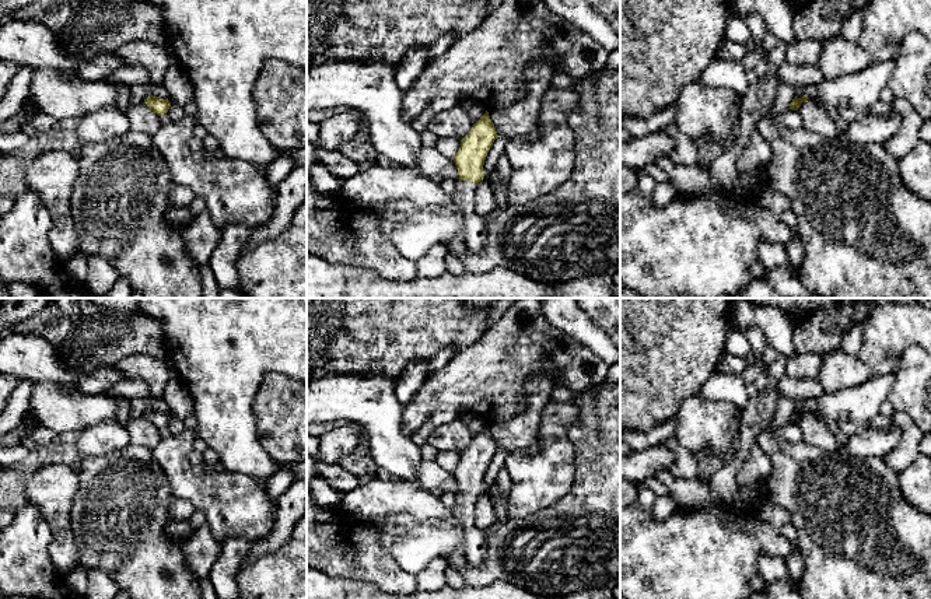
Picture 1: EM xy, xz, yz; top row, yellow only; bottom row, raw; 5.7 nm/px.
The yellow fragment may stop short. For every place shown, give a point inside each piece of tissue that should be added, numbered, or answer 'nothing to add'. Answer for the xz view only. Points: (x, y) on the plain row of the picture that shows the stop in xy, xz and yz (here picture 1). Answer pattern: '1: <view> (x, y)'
1: xz (413, 543)

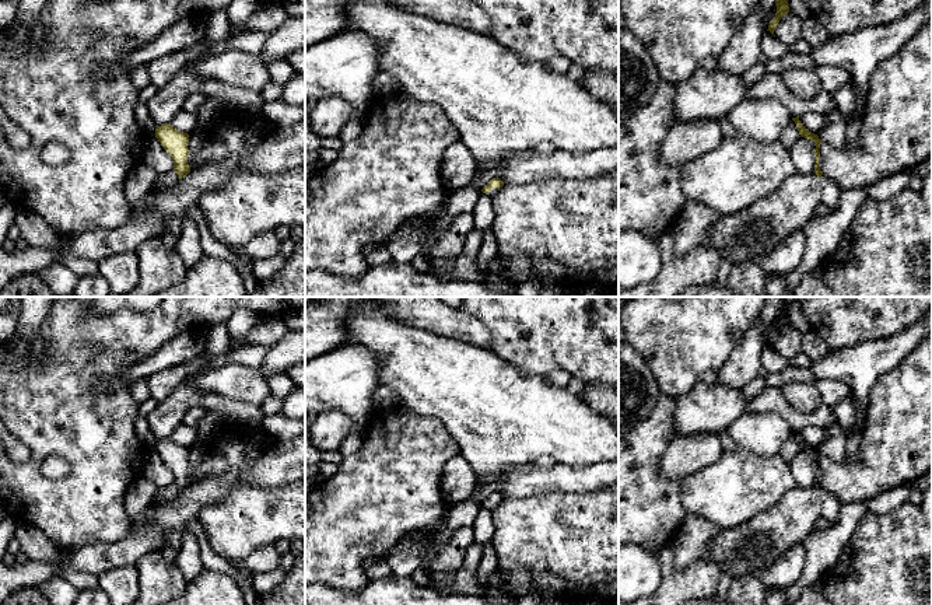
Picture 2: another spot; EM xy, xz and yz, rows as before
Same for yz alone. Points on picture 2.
1: yz (830, 504)

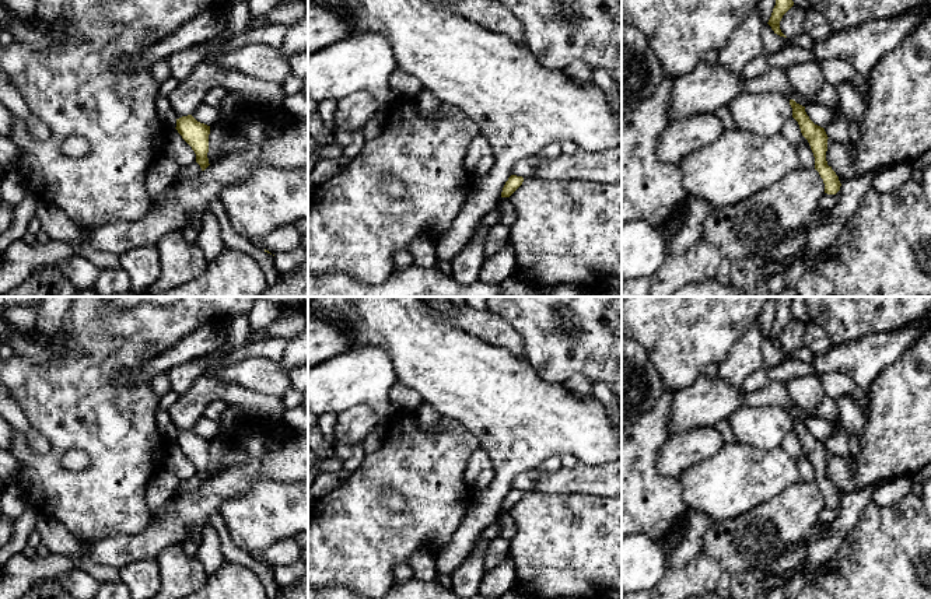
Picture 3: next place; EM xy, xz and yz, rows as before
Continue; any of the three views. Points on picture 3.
nothing to add

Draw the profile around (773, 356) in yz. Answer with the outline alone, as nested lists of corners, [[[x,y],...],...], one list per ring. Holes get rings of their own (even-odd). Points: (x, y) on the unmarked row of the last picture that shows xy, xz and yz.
[[[769,337],[762,343],[762,354],[769,367],[777,367],[791,357],[788,351],[777,348]]]

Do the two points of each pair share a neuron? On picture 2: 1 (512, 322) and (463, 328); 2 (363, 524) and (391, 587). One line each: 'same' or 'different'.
1: different
2: different

